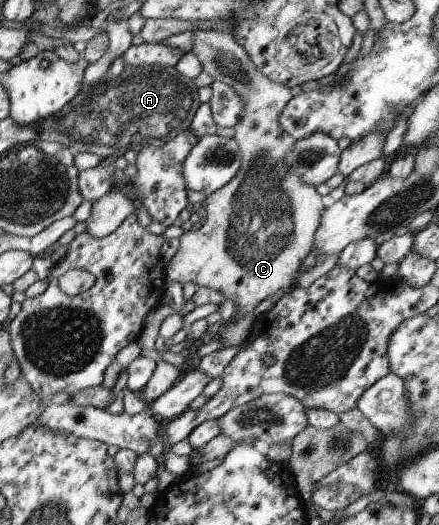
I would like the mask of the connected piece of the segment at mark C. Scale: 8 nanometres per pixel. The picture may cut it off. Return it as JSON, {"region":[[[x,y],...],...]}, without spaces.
{"region":[[[193,29],[189,31],[192,34],[191,53],[197,57],[201,63],[203,72],[208,73],[213,80],[225,82],[231,90],[237,93],[237,97],[243,101],[243,113],[233,126],[235,133],[233,139],[239,147],[241,159],[239,159],[239,169],[235,177],[224,185],[221,189],[206,195],[203,202],[206,217],[205,222],[195,231],[188,230],[179,237],[177,251],[170,258],[167,266],[164,266],[165,282],[177,281],[185,283],[191,281],[198,287],[206,287],[217,291],[223,299],[233,301],[235,305],[234,315],[228,319],[225,325],[219,327],[217,331],[217,340],[223,342],[223,347],[239,347],[248,341],[251,325],[255,323],[256,317],[253,316],[253,310],[257,305],[267,297],[277,292],[284,294],[293,291],[293,288],[307,288],[314,280],[324,275],[337,262],[337,255],[321,255],[316,258],[315,264],[302,271],[299,276],[300,265],[303,259],[311,251],[313,245],[313,236],[318,221],[324,208],[321,202],[321,196],[311,185],[301,181],[295,173],[292,172],[292,166],[287,161],[287,155],[291,151],[294,139],[279,127],[279,113],[285,107],[285,104],[291,99],[289,88],[284,85],[277,85],[269,81],[265,75],[261,75],[253,67],[243,47],[235,40],[232,34],[225,31],[213,31],[213,29]]]}

